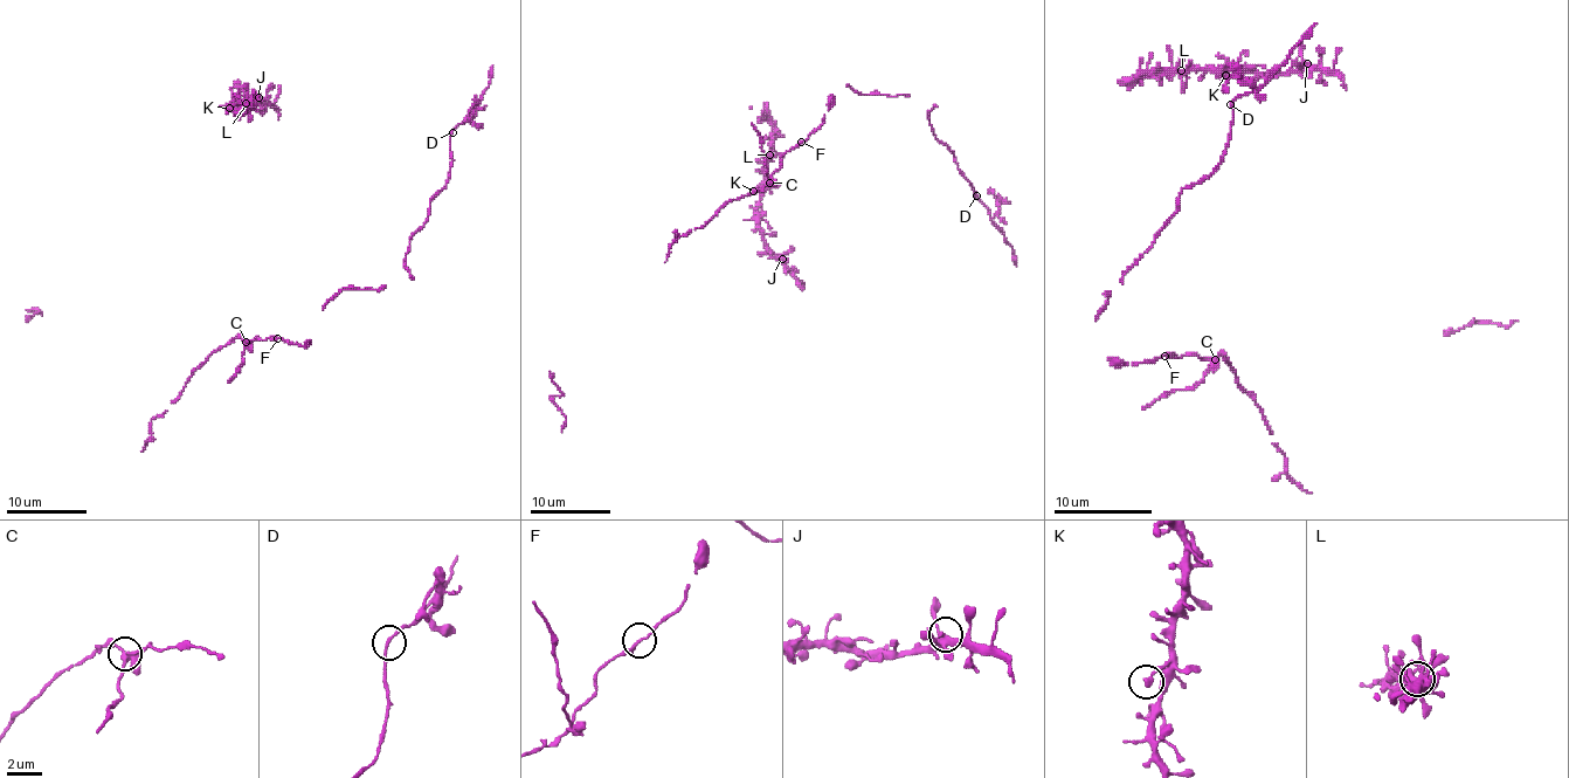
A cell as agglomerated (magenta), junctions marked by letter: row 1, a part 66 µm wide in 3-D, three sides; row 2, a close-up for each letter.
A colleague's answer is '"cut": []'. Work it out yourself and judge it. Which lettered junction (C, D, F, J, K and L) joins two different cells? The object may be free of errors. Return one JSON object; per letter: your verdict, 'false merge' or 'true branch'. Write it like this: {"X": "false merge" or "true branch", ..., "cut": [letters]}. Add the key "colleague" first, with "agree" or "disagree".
{"colleague": "disagree", "C": "false merge", "D": "true branch", "F": "true branch", "J": "true branch", "K": "true branch", "L": "true branch", "cut": ["C"]}

